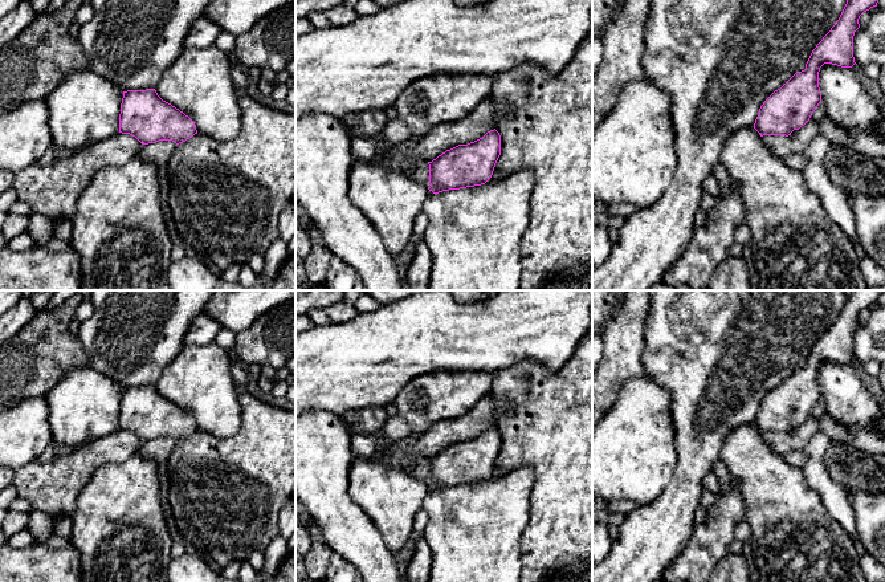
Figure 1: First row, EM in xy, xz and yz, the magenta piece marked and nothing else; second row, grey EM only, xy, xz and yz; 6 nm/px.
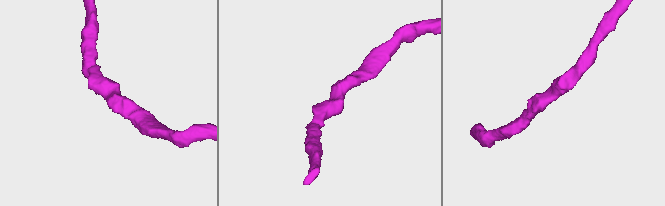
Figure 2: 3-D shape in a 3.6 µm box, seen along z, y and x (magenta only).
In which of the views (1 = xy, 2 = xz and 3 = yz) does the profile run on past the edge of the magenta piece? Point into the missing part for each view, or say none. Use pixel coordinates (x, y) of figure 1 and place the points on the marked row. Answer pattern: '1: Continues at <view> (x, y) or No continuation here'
1: No continuation here
2: No continuation here
3: No continuation here

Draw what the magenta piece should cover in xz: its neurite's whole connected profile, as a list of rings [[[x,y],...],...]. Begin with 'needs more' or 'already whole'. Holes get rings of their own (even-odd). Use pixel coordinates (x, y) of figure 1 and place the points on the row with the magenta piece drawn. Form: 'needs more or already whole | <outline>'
already whole | [[[494,129],[468,145],[458,145],[429,164],[429,191],[439,194],[485,184],[501,155],[501,135]]]

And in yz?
already whole | [[[847,0],[847,4],[823,40],[812,50],[806,69],[796,72],[760,106],[754,129],[763,135],[791,135],[804,126],[821,102],[819,72],[824,64],[852,68],[853,36],[860,28],[860,16],[878,0]]]

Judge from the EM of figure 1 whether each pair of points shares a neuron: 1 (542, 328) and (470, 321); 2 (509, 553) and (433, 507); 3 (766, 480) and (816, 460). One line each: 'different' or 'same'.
1: same
2: same
3: different

